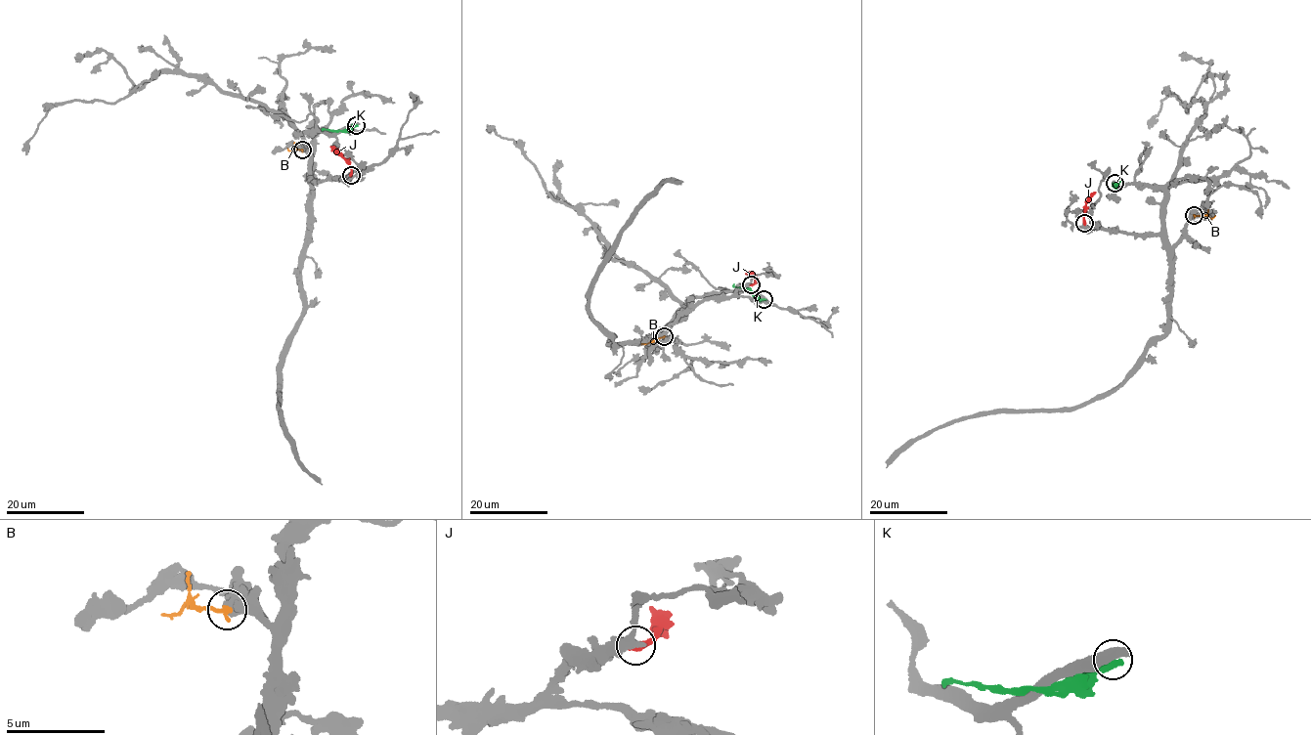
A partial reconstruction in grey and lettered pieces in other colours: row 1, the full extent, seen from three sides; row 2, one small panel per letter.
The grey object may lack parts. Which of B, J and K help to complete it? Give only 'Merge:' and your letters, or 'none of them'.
Merge: J

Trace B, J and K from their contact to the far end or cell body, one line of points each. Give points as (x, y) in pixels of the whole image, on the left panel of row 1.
B: (301, 150), (294, 148), (291, 151), (287, 148)
J: (351, 175), (351, 166), (330, 147)
K: (356, 125), (338, 131), (322, 129)

